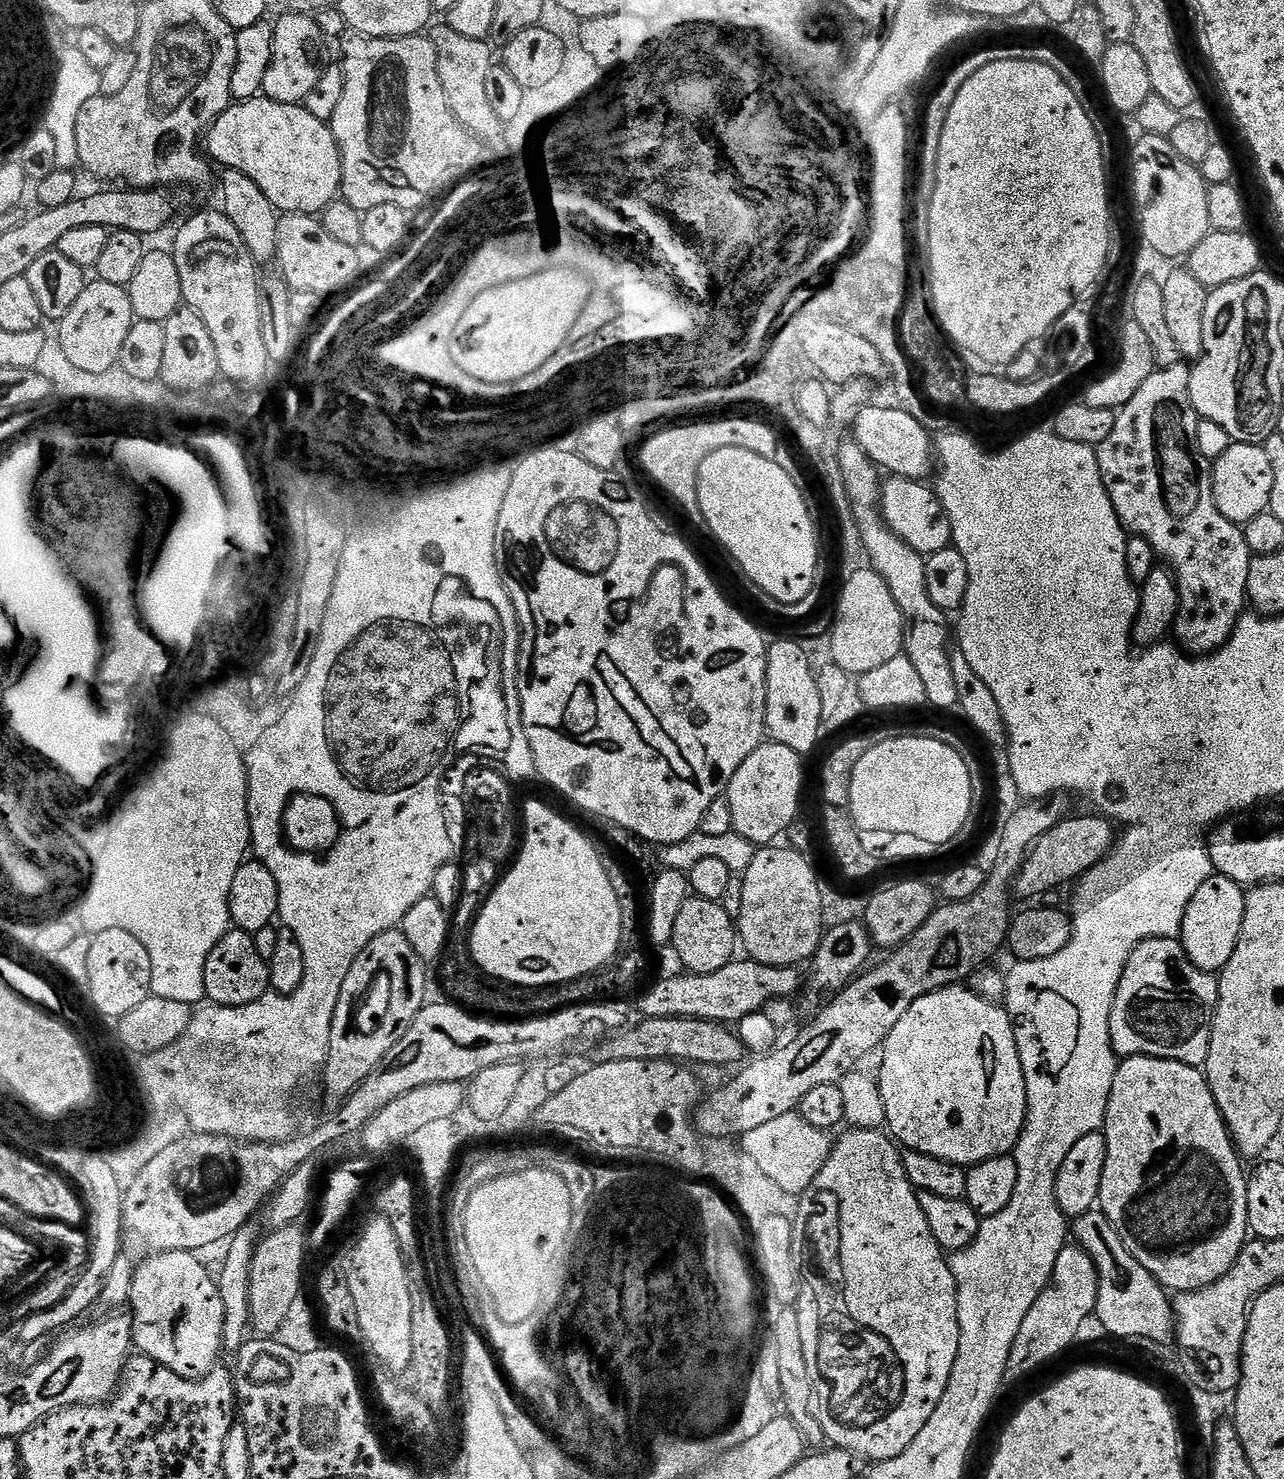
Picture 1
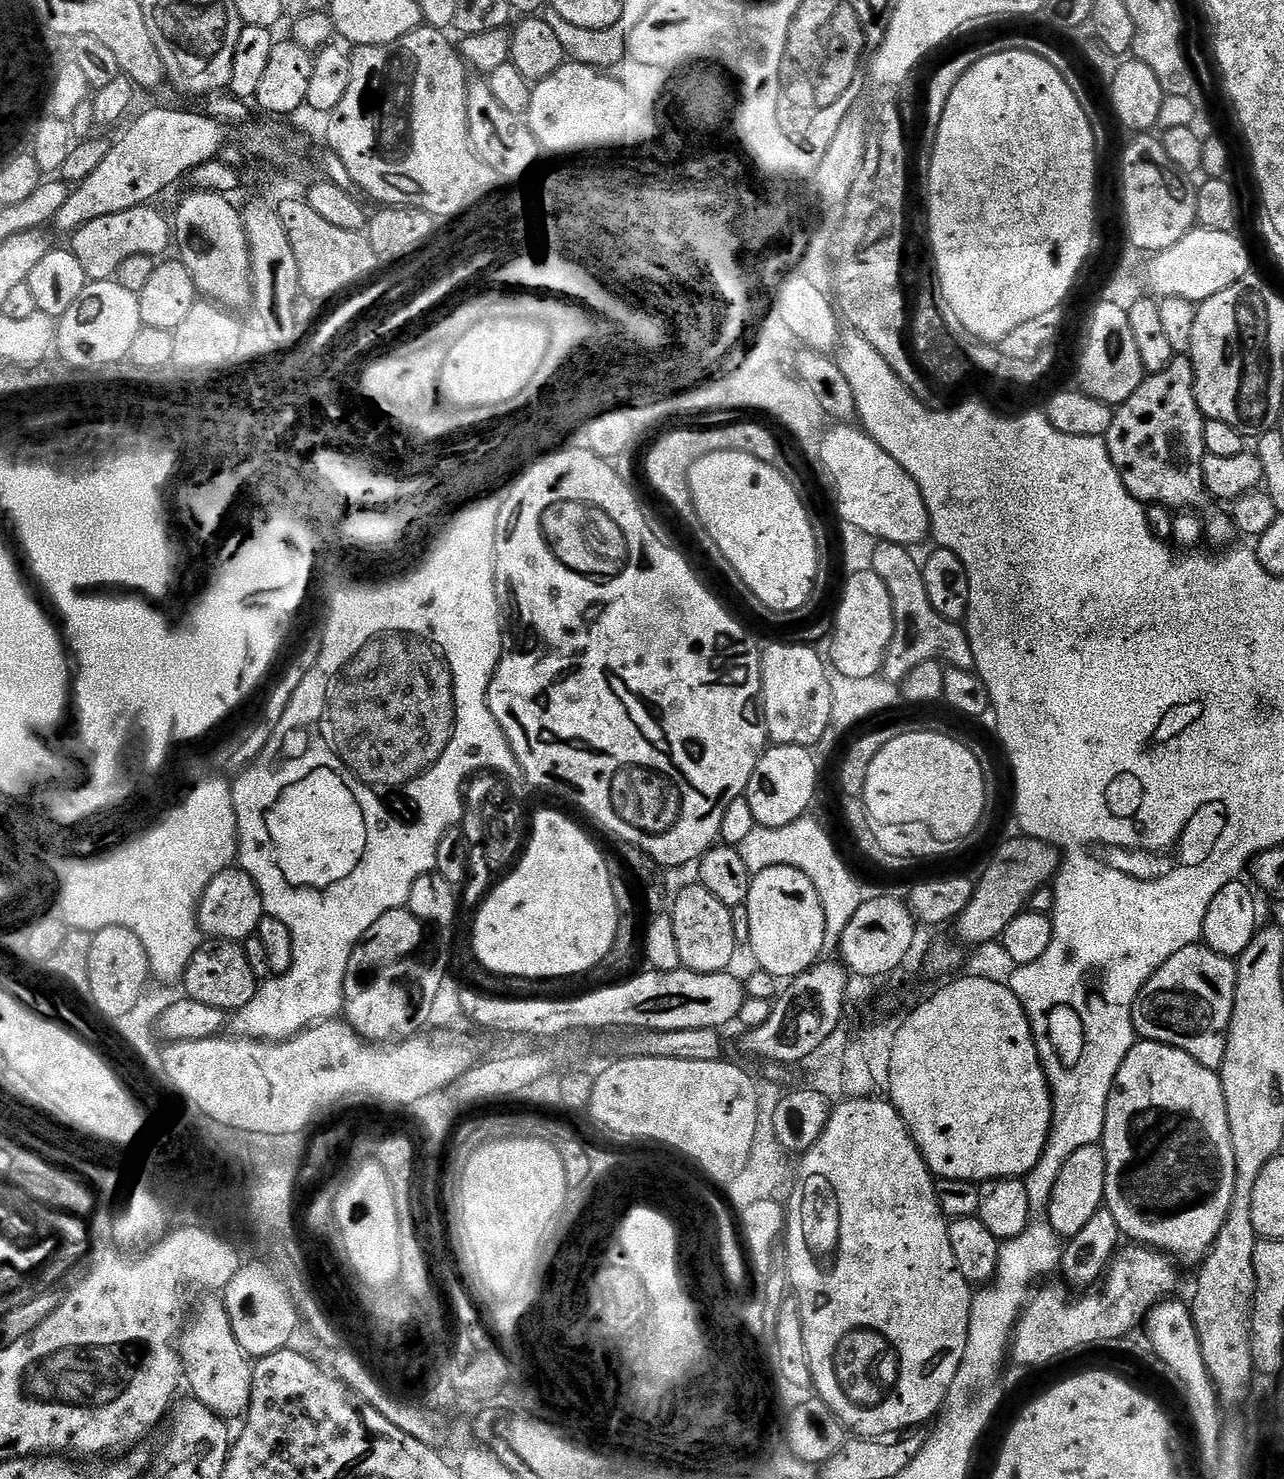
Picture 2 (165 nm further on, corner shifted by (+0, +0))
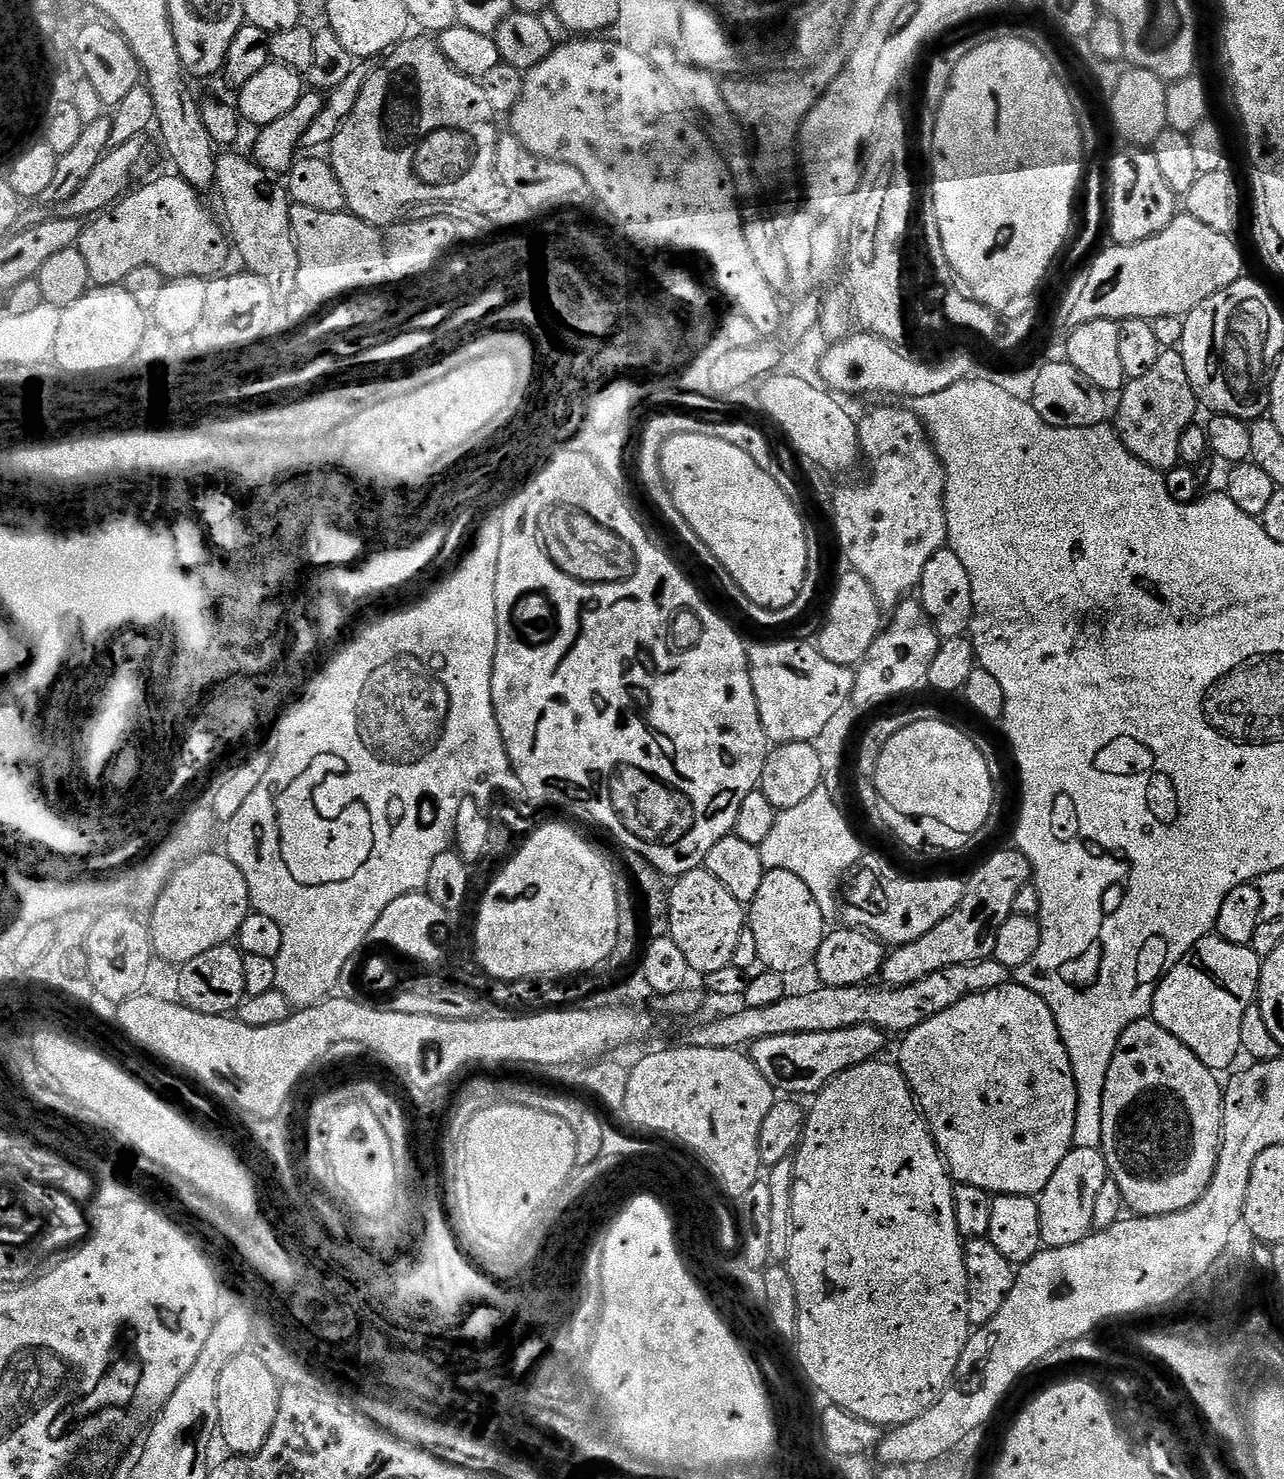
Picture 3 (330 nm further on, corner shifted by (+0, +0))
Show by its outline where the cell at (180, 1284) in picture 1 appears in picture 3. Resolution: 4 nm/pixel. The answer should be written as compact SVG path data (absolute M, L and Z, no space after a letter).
M253 1354L236 1356L222 1370L216 1380L218 1390L218 1436L224 1439L229 1453L237 1457L252 1456L262 1450L278 1414L282 1388L270 1368Z

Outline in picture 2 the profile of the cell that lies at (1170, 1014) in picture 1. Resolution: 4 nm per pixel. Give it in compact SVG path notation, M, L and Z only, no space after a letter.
M1191 944L1151 976L1132 1003L1132 1029L1141 1040L1169 1044L1216 1070L1224 1061L1224 1042L1236 993L1236 965L1206 946Z

